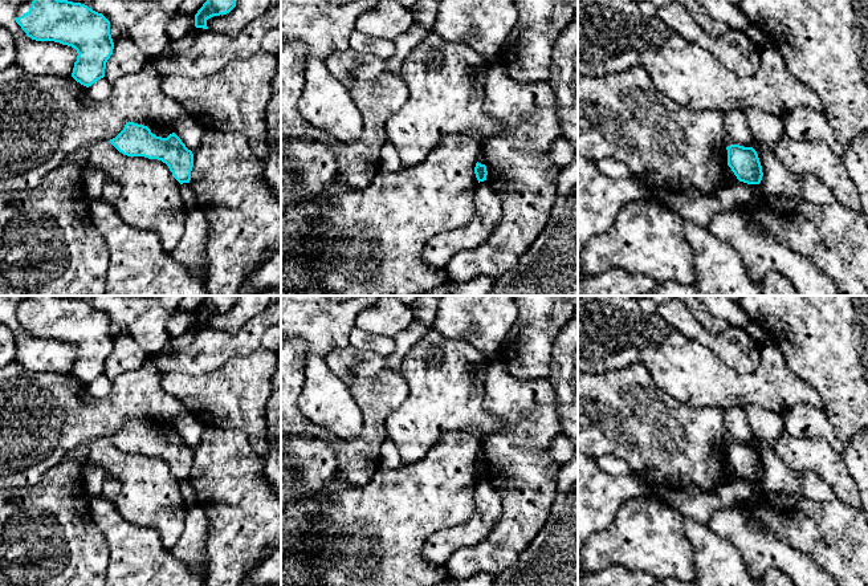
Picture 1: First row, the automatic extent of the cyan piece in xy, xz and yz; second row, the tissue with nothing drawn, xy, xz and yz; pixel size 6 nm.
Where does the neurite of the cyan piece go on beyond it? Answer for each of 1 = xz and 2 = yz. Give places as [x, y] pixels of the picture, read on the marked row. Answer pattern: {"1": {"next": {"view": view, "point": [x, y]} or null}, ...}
{"1": {"next": null}, "2": {"next": null}}

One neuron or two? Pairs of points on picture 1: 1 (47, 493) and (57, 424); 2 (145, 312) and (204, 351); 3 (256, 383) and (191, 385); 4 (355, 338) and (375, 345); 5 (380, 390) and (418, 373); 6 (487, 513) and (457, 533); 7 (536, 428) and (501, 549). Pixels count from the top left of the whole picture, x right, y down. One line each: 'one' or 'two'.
1: two
2: two
3: one
4: one
5: two
6: one
7: one

